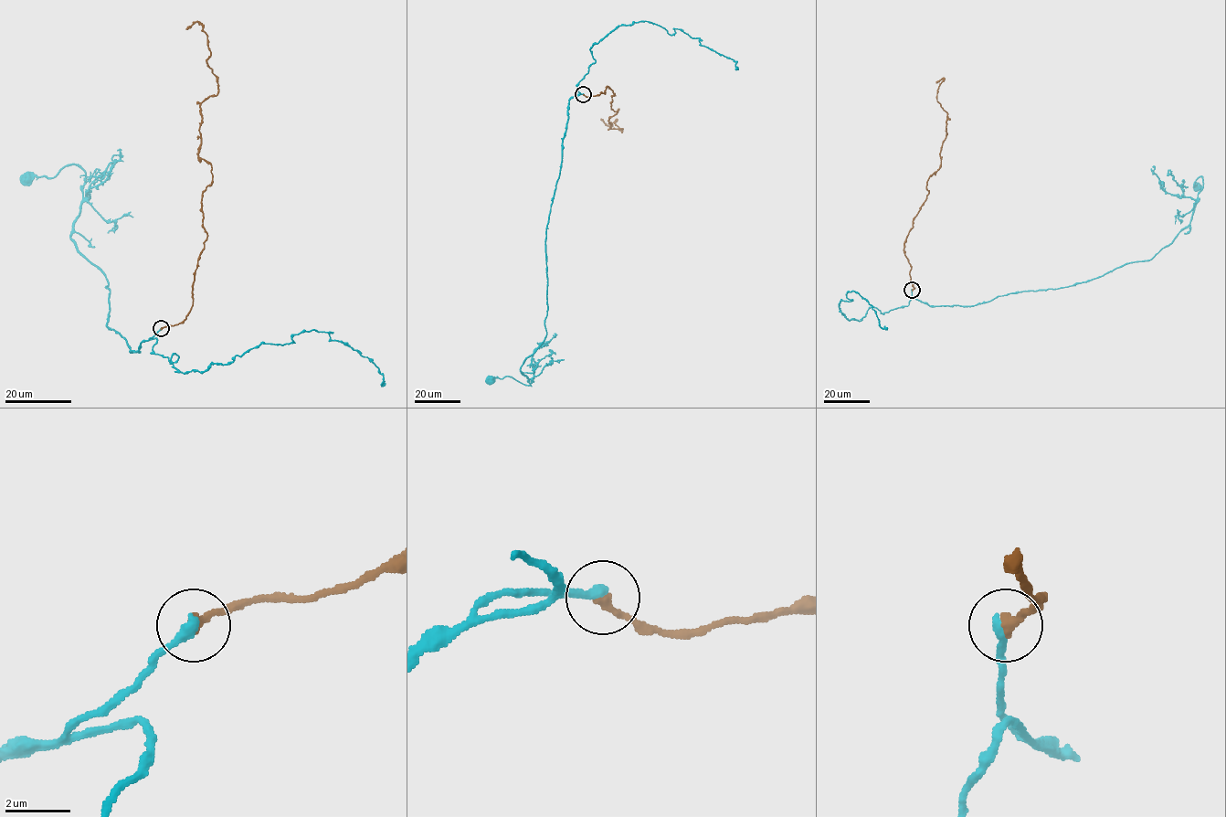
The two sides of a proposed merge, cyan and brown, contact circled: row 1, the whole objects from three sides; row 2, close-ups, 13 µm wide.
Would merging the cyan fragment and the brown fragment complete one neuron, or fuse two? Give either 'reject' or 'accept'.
accept

